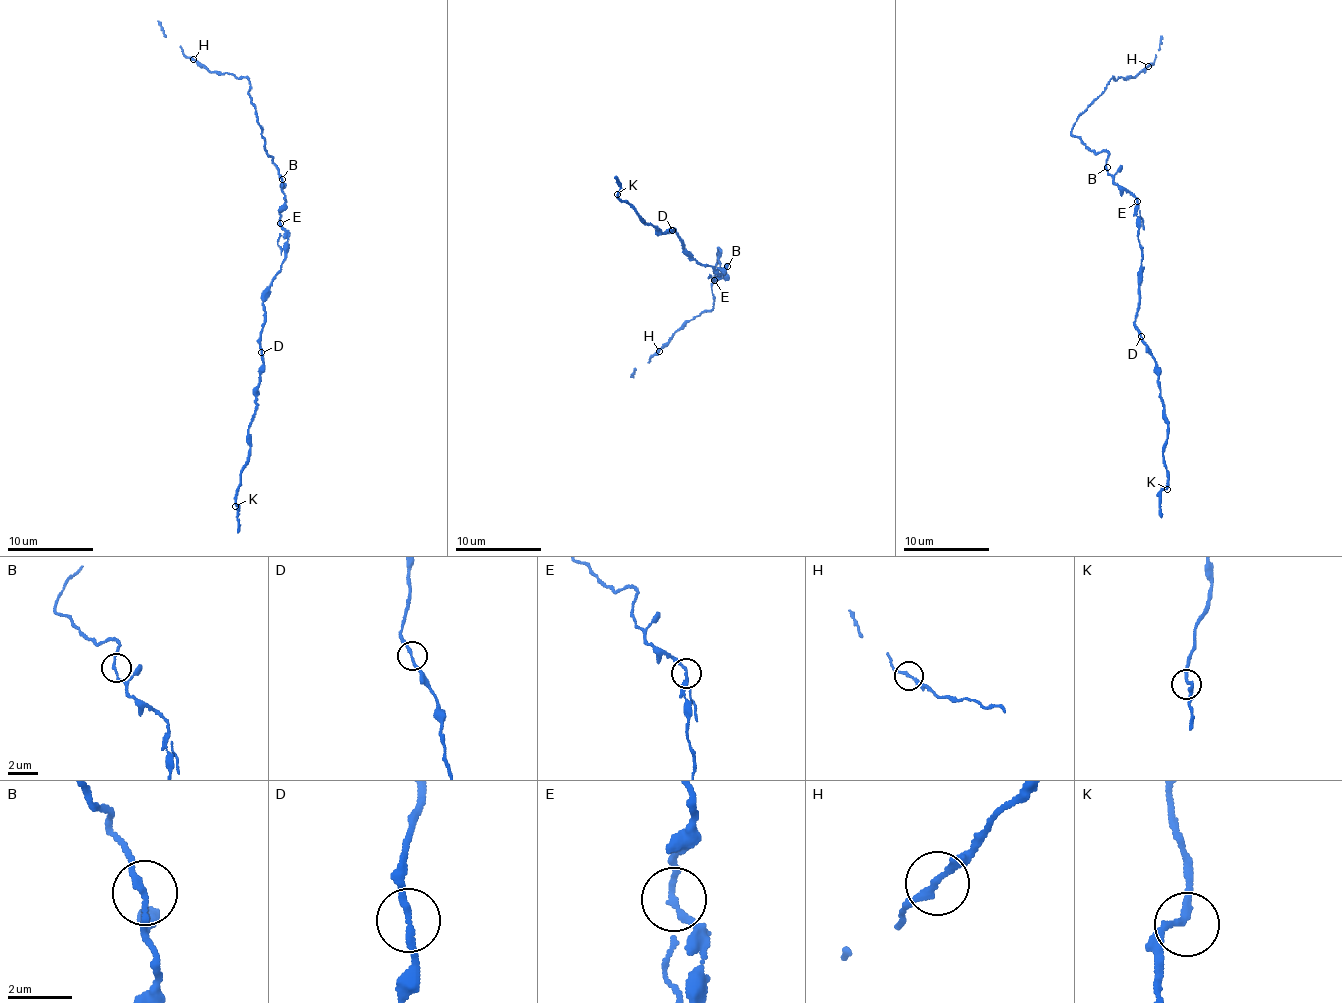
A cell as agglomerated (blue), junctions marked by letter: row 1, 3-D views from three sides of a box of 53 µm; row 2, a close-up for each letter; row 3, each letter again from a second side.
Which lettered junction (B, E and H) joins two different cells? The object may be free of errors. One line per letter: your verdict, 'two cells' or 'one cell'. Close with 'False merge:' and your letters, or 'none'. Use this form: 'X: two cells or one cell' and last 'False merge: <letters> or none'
B: one cell
E: two cells
H: one cell
False merge: E

